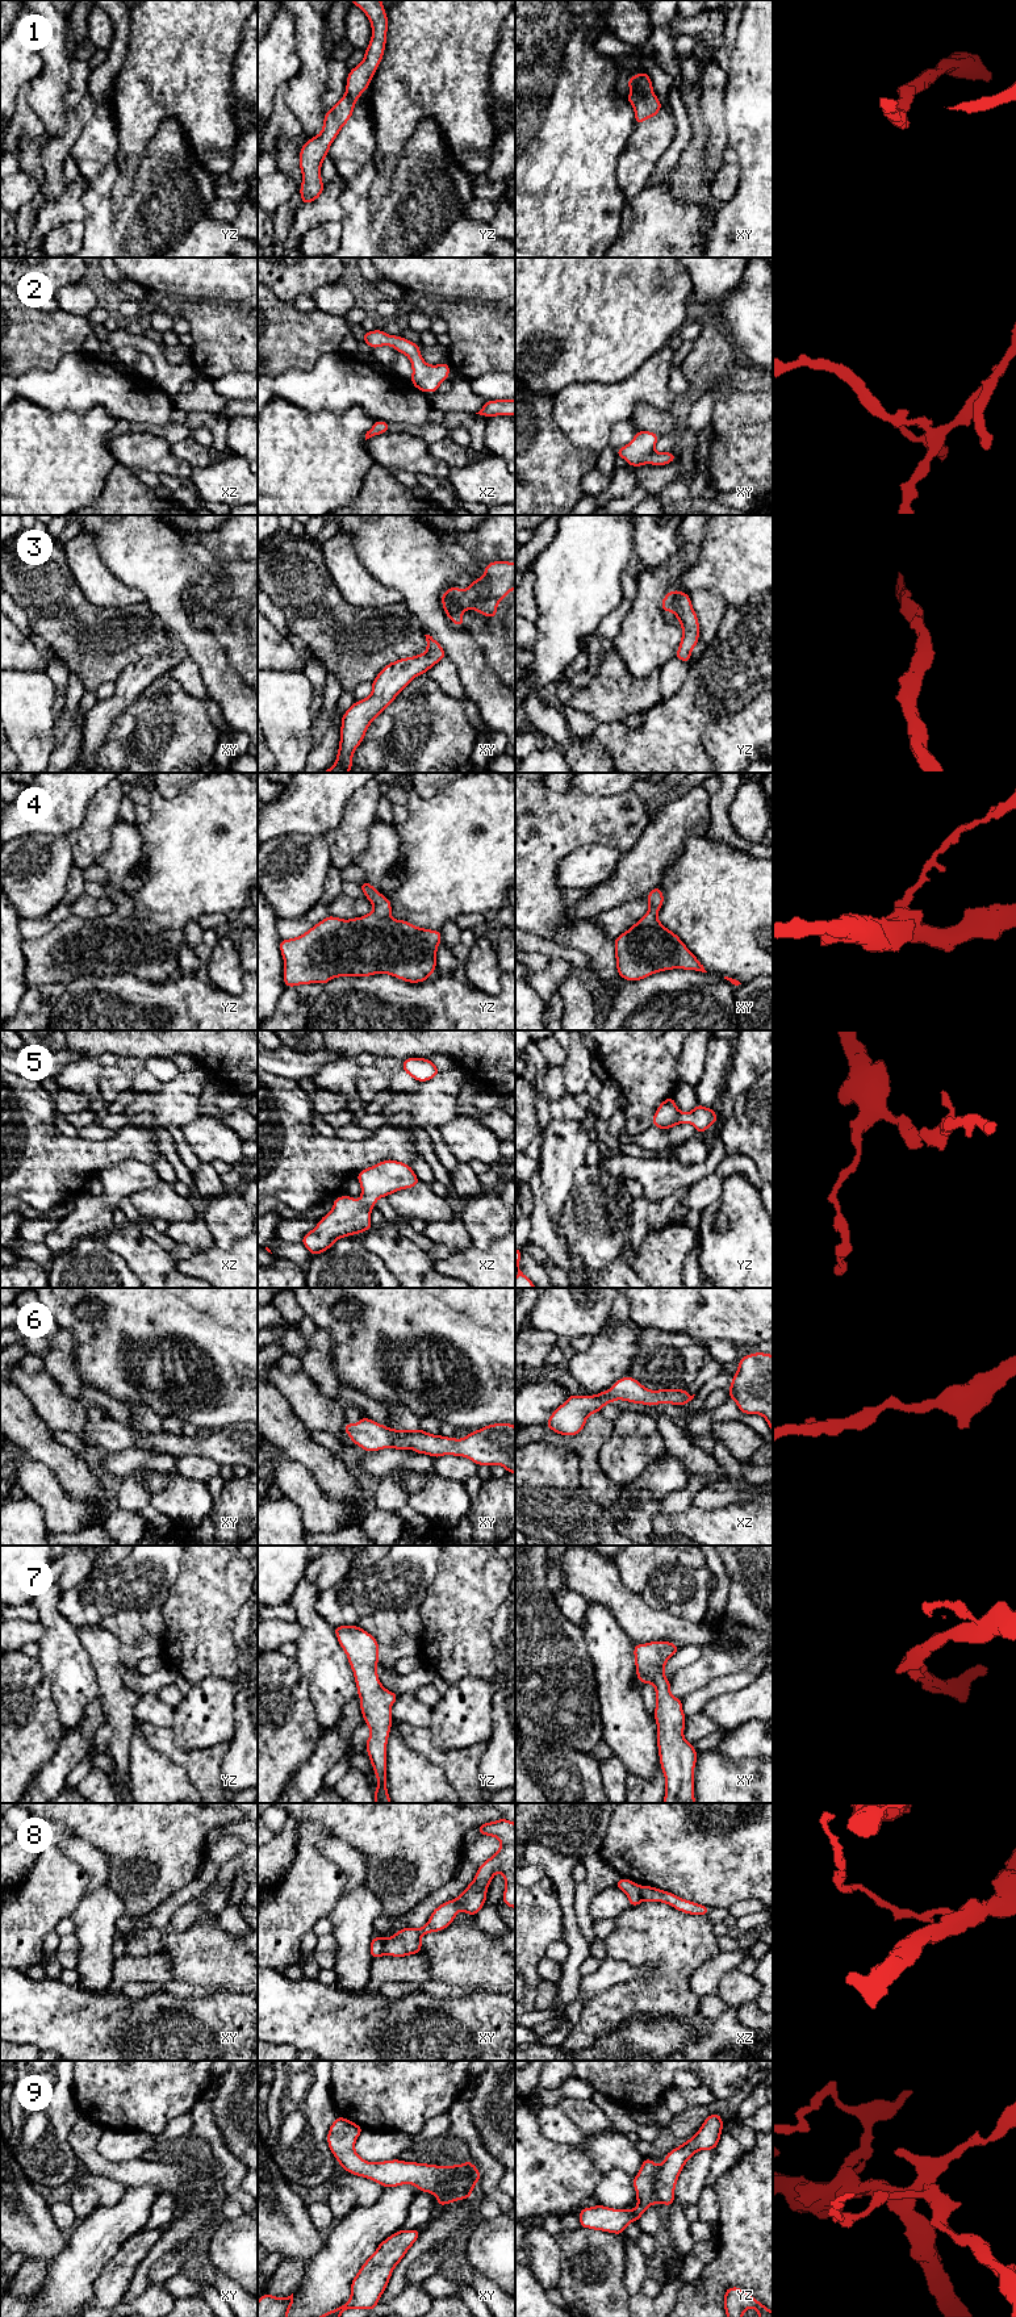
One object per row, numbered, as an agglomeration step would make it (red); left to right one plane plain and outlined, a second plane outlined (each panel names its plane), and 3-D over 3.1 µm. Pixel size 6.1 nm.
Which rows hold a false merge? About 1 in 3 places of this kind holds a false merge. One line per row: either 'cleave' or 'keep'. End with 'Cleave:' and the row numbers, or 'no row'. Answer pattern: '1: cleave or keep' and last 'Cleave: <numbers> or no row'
1: keep
2: keep
3: keep
4: keep
5: keep
6: keep
7: keep
8: cleave
9: cleave
Cleave: 8, 9

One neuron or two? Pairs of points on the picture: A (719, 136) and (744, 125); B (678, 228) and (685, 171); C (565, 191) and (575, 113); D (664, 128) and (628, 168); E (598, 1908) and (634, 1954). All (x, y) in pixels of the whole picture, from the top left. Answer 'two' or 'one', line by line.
A: two
B: two
C: one
D: one
E: two

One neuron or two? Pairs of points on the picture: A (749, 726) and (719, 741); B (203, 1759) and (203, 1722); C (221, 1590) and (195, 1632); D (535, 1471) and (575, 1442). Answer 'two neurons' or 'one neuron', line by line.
A: one neuron
B: two neurons
C: one neuron
D: two neurons

